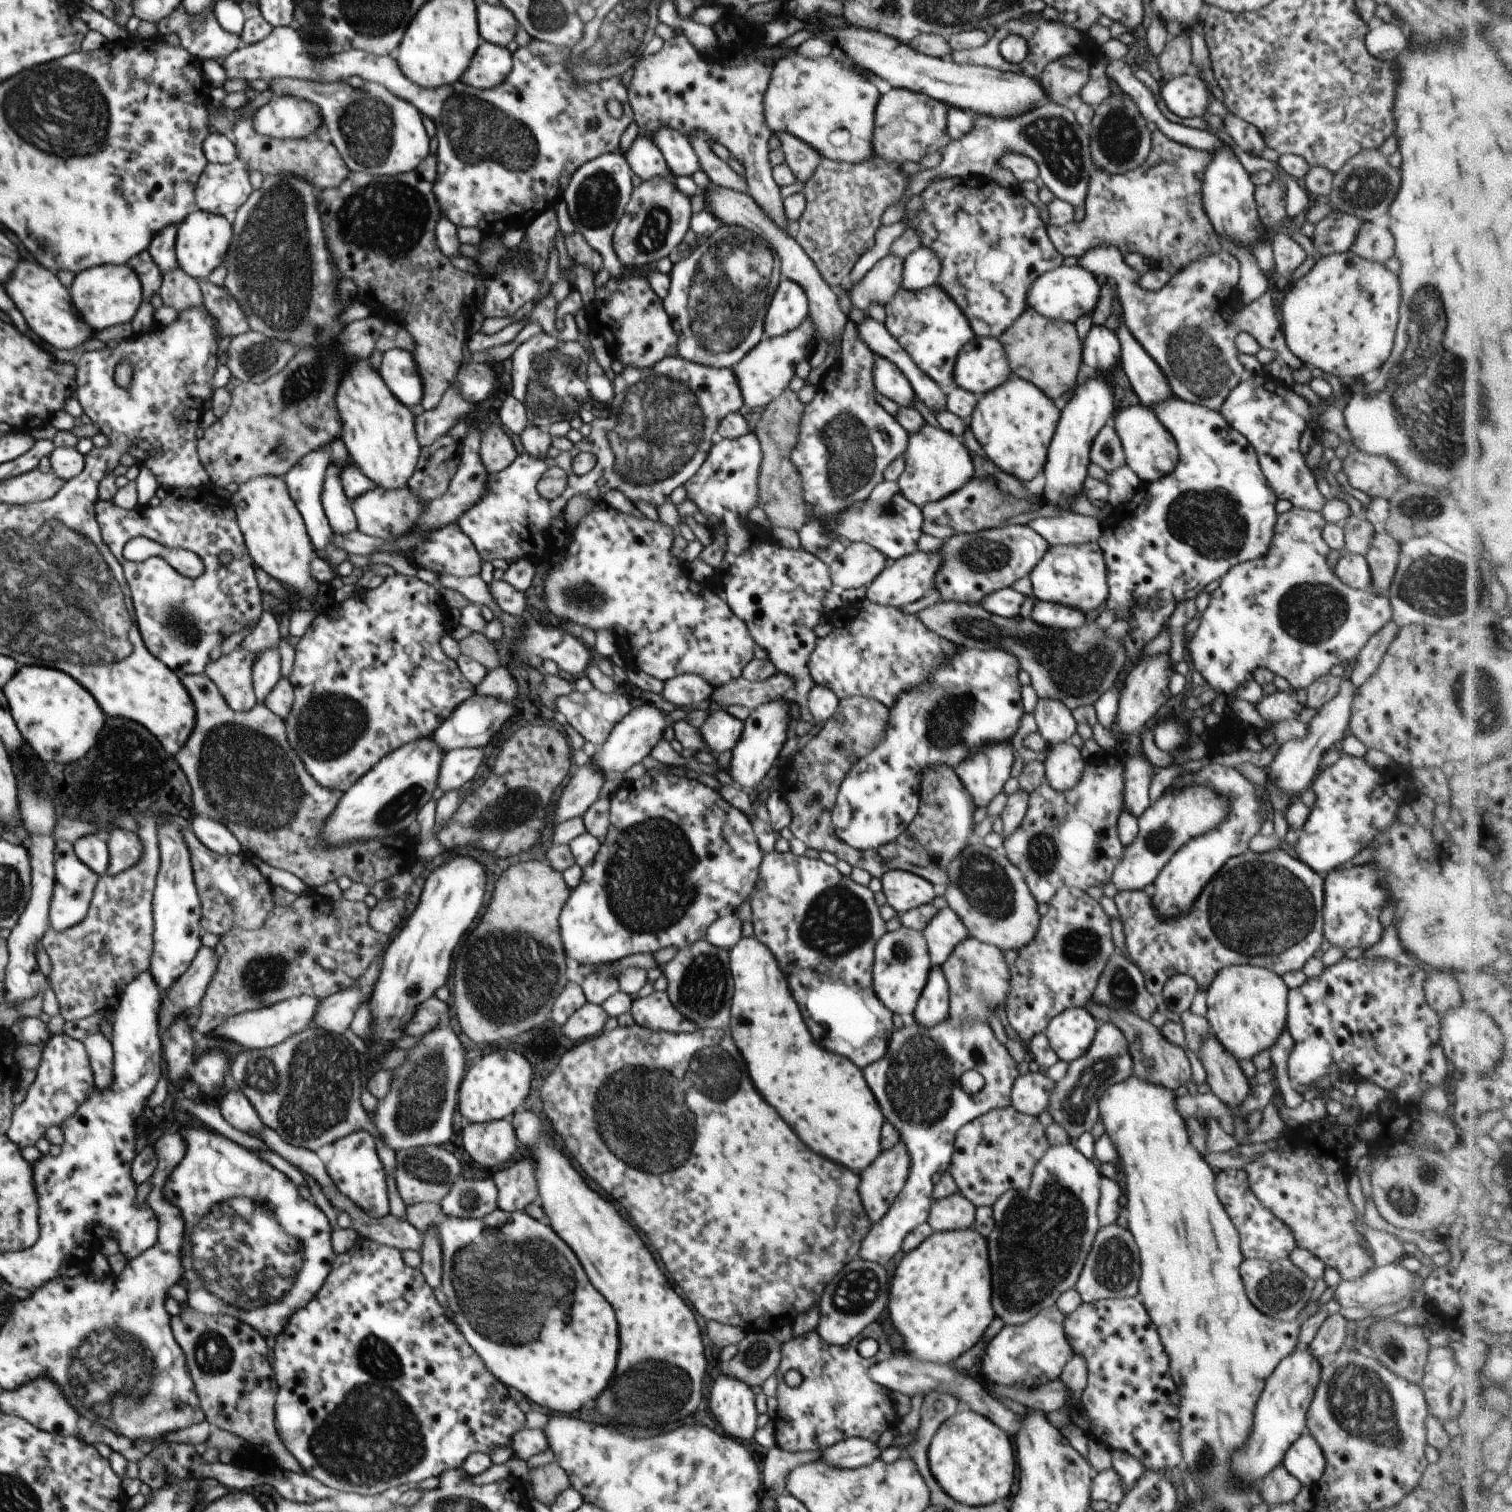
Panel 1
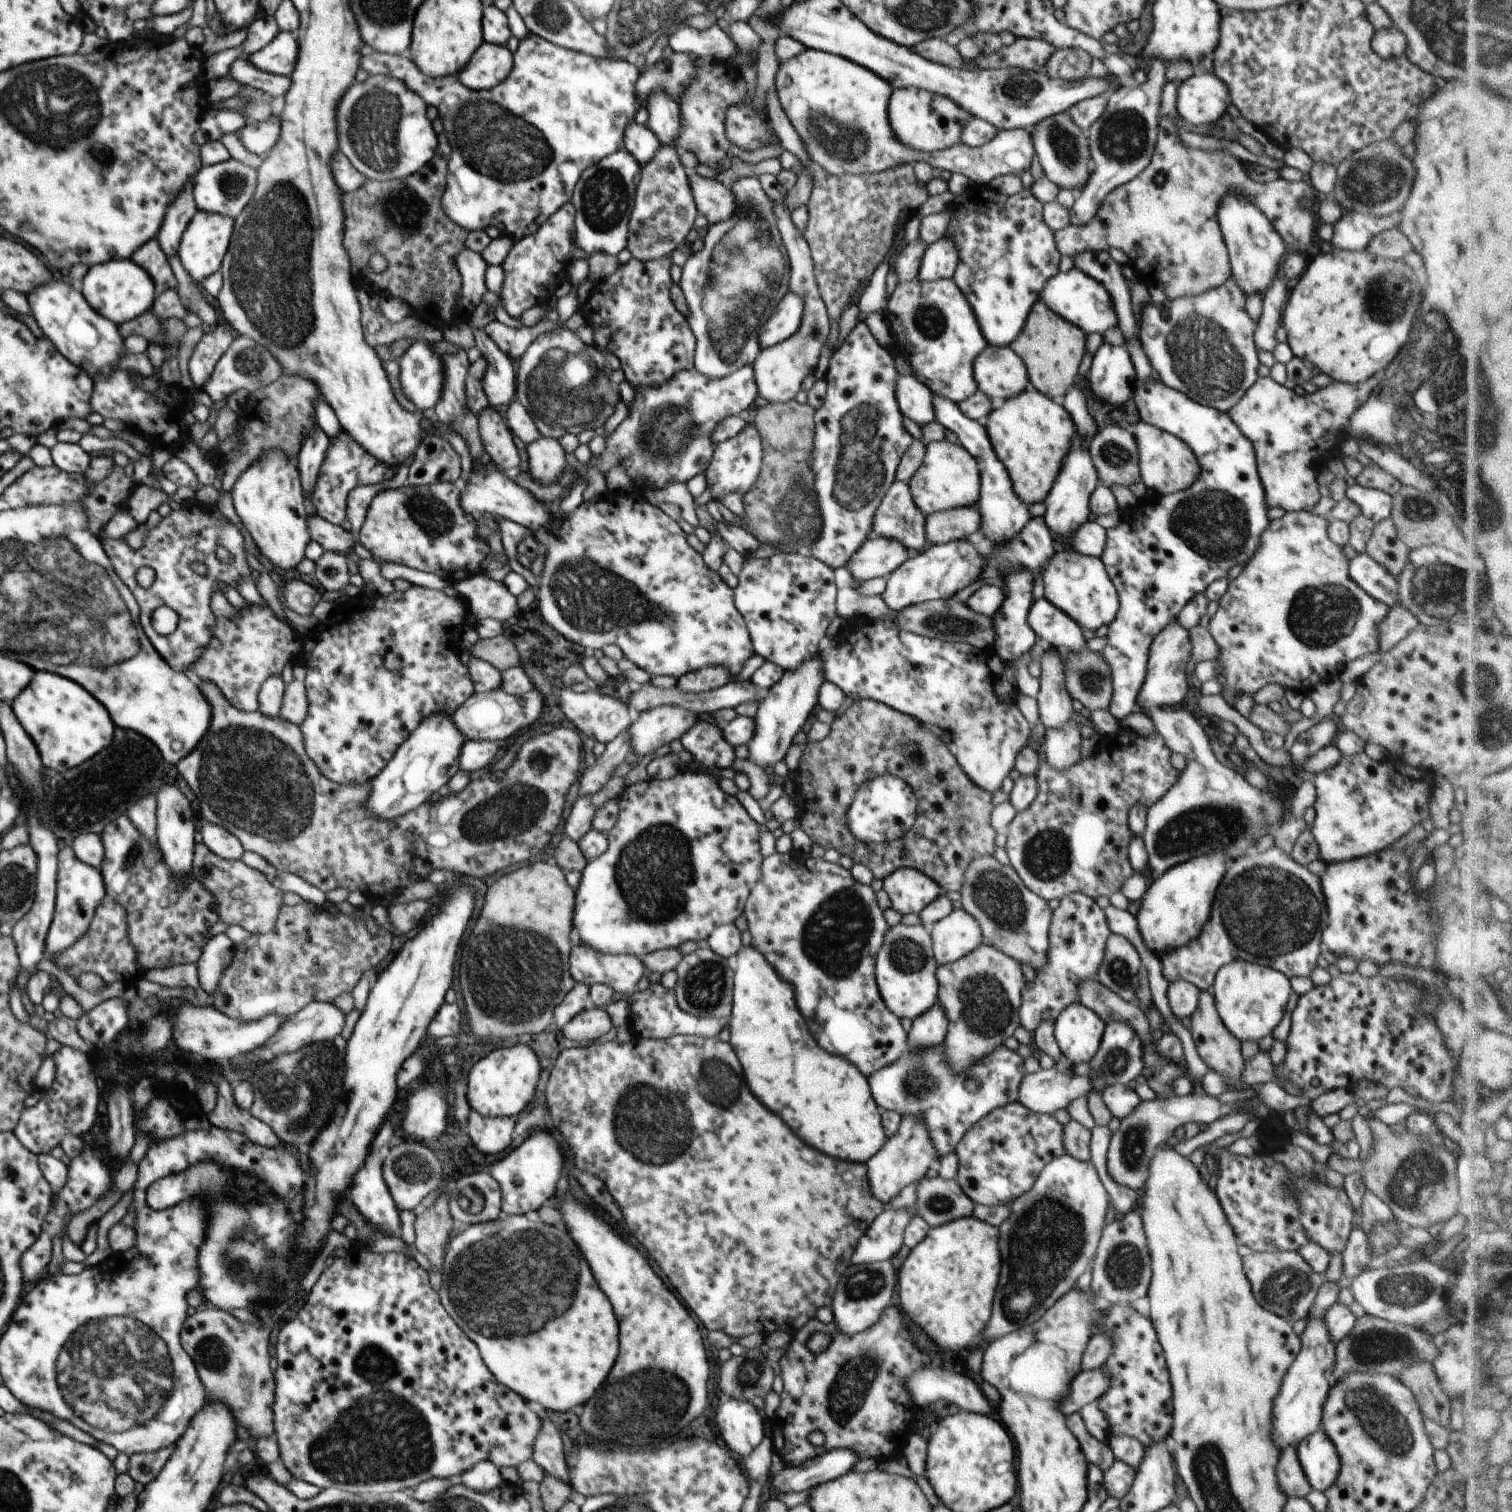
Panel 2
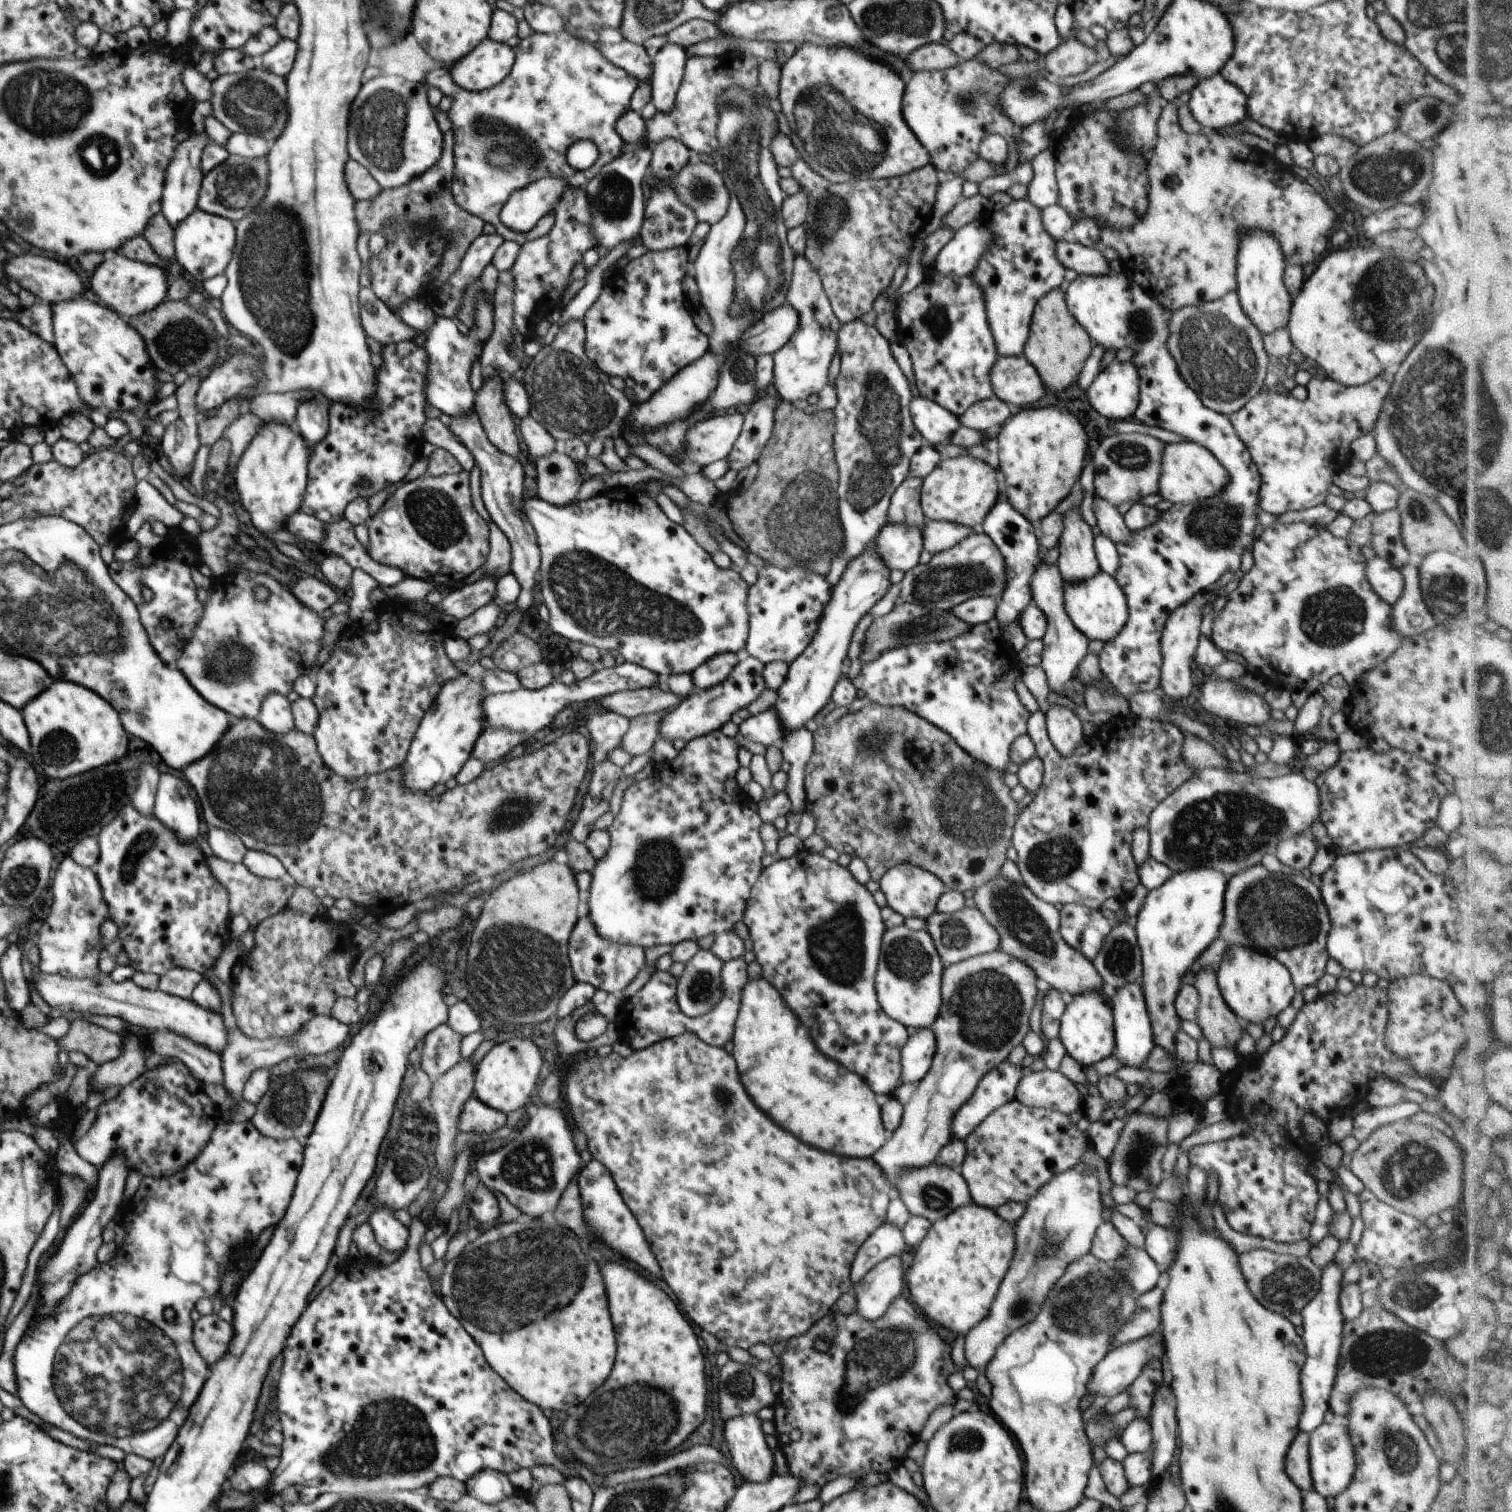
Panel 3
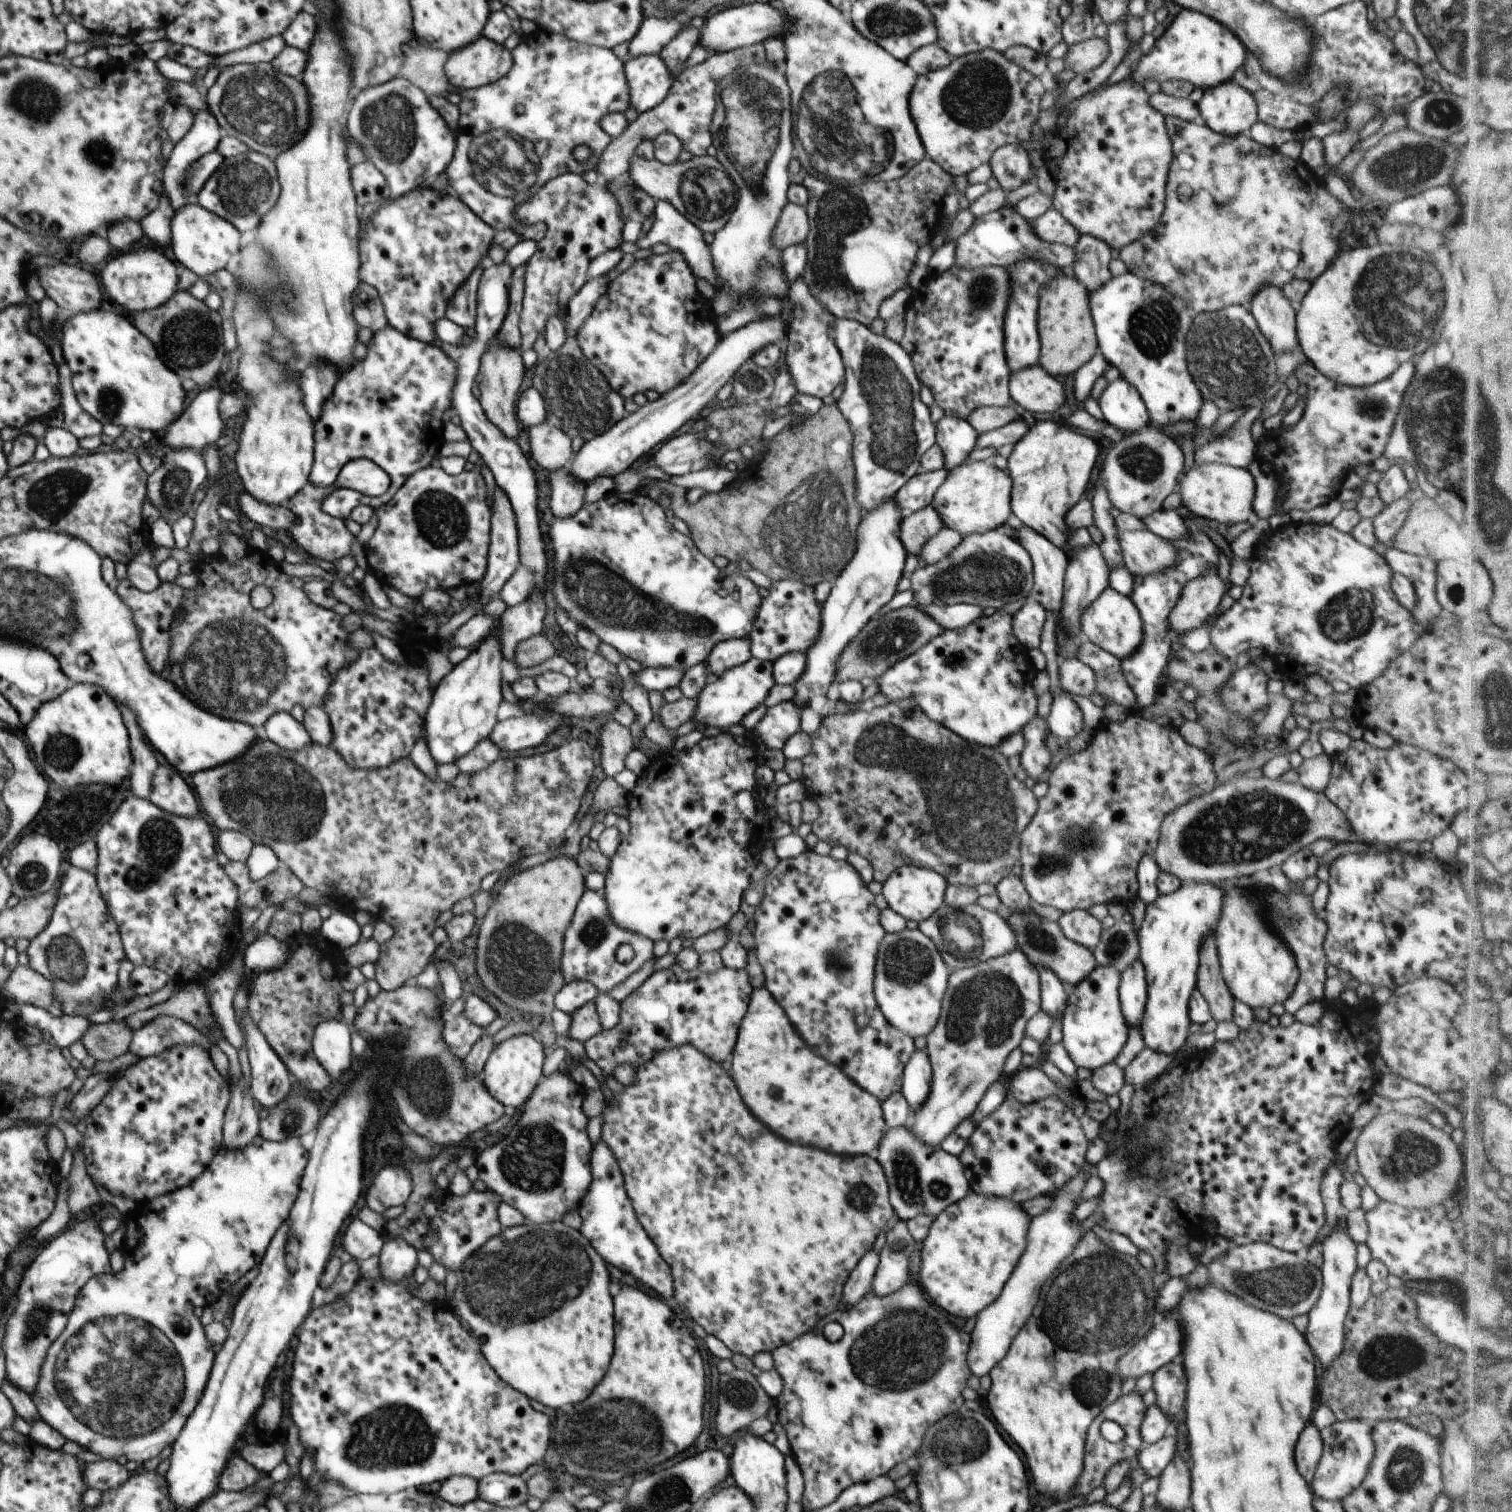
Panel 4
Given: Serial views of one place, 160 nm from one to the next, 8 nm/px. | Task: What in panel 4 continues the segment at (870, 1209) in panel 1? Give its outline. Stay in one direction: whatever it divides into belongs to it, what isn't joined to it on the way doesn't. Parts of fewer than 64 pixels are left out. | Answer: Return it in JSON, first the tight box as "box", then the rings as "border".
{"box":[908,948,1041,1147],"border":[[[1018,948],[1010,954],[980,961],[972,968],[951,970],[941,1002],[941,1013],[924,1048],[933,1077],[931,1089],[919,1111],[914,1111],[908,1128],[919,1141],[940,1147],[941,1142],[962,1120],[972,1116],[989,1086],[1005,1080],[1004,1062],[1012,1050],[1018,1048],[1025,1036],[1028,1021],[1041,1009],[1041,980],[1035,964]]]}

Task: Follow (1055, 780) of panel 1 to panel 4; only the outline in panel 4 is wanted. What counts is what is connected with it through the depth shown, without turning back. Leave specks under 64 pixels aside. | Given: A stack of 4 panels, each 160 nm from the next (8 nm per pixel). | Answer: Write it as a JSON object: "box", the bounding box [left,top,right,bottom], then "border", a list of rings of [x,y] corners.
{"box":[1047,694,1083,742],"border":[[[1068,694],[1054,696],[1047,720],[1053,736],[1074,742],[1075,736],[1083,729],[1083,712],[1078,703]]]}

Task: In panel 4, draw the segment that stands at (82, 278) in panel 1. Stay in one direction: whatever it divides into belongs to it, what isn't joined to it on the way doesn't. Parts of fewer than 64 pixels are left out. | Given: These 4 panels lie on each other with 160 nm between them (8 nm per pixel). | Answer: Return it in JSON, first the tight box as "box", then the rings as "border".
{"box":[99,247,178,316],"border":[[[151,247],[132,248],[106,262],[99,274],[102,286],[114,302],[124,306],[130,316],[148,309],[155,309],[167,303],[173,294],[178,291],[178,274],[174,261]]]}

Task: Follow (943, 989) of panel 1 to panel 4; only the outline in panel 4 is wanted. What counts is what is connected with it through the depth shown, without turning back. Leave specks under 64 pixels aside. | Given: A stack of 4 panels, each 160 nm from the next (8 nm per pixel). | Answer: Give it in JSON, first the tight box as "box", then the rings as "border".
{"box":[901,1050,933,1111],"border":[[[916,1050],[911,1054],[911,1059],[906,1063],[901,1084],[901,1093],[907,1100],[909,1107],[919,1111],[928,1098],[933,1070],[928,1055],[924,1050]]]}

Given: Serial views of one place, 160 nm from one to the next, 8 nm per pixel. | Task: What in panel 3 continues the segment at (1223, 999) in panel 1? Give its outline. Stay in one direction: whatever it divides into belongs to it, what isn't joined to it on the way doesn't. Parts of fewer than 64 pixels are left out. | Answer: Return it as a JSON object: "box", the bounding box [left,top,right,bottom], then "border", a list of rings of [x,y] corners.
{"box":[1216,947,1296,1024],"border":[[[1232,947],[1228,958],[1221,962],[1216,978],[1224,1002],[1243,1024],[1262,1024],[1272,1016],[1278,1017],[1290,1006],[1296,993],[1286,966],[1270,955],[1249,950],[1248,947]]]}

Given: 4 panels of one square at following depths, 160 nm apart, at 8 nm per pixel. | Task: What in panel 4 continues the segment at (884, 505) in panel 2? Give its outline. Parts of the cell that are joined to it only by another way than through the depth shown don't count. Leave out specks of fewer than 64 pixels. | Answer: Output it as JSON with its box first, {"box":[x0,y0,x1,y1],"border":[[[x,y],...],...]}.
{"box":[894,468,947,518],"border":[[[945,468],[932,472],[921,470],[898,489],[894,498],[904,518],[931,504],[939,486],[946,480],[947,472]]]}

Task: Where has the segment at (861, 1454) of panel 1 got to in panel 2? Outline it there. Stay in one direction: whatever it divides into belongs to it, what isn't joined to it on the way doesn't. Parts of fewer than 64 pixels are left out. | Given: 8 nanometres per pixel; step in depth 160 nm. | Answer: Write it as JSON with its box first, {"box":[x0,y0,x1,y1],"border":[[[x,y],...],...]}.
{"box":[770,1449,860,1493],"border":[[[834,1449],[803,1462],[800,1466],[785,1466],[771,1481],[770,1493],[802,1492],[848,1473],[860,1459],[849,1449]]]}

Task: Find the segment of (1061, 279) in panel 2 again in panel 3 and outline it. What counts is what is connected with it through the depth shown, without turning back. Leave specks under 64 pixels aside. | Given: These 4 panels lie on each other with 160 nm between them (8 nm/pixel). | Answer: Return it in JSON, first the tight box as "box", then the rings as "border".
{"box":[1064,275,1261,699],"border":[[[1078,275],[1078,277],[1064,284],[1066,290],[1067,307],[1076,322],[1086,330],[1094,344],[1106,350],[1122,350],[1132,348],[1135,350],[1134,364],[1139,372],[1139,400],[1138,408],[1133,418],[1140,423],[1179,434],[1189,441],[1206,448],[1226,468],[1228,480],[1226,488],[1213,498],[1206,498],[1191,504],[1173,503],[1165,512],[1158,512],[1158,520],[1142,530],[1132,530],[1126,544],[1115,544],[1118,552],[1118,572],[1114,578],[1126,596],[1128,606],[1128,622],[1114,636],[1114,640],[1104,643],[1102,652],[1098,653],[1099,670],[1114,686],[1114,690],[1127,699],[1138,692],[1155,692],[1160,684],[1160,668],[1162,668],[1162,652],[1160,638],[1164,630],[1165,621],[1174,610],[1186,604],[1202,591],[1209,591],[1217,580],[1226,572],[1235,573],[1241,566],[1241,560],[1248,549],[1253,548],[1254,531],[1258,525],[1256,509],[1259,507],[1259,493],[1261,478],[1258,468],[1252,461],[1252,456],[1244,442],[1234,431],[1229,418],[1206,408],[1198,398],[1198,394],[1184,382],[1178,374],[1176,360],[1168,352],[1168,320],[1169,312],[1156,299],[1148,295],[1137,277],[1127,278],[1126,275]]]}

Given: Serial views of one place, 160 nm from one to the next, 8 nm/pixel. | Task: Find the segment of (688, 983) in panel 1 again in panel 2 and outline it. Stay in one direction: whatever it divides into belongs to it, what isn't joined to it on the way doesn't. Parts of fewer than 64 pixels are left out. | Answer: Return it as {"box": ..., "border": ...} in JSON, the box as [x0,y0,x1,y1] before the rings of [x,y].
{"box":[674,943,735,1019],"border":[[[705,943],[699,948],[684,956],[682,961],[675,969],[677,973],[677,984],[674,988],[677,997],[678,1007],[687,1014],[700,1017],[715,1017],[730,1019],[733,1004],[734,974],[735,972],[729,968],[728,960],[722,956],[716,955]]]}

